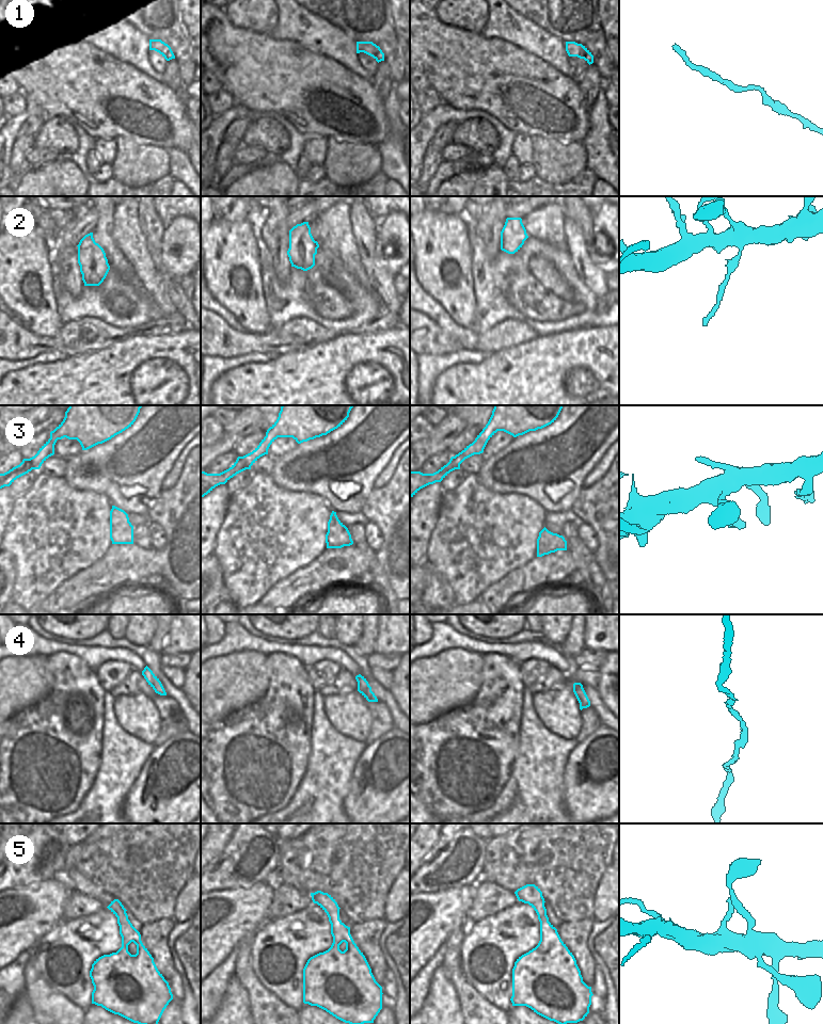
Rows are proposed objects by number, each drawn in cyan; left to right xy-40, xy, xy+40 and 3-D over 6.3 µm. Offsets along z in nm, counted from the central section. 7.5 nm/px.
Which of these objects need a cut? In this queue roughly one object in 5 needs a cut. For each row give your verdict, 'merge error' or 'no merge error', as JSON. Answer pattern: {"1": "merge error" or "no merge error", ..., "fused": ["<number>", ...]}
{"1": "no merge error", "2": "merge error", "3": "no merge error", "4": "no merge error", "5": "no merge error", "fused": ["2"]}

